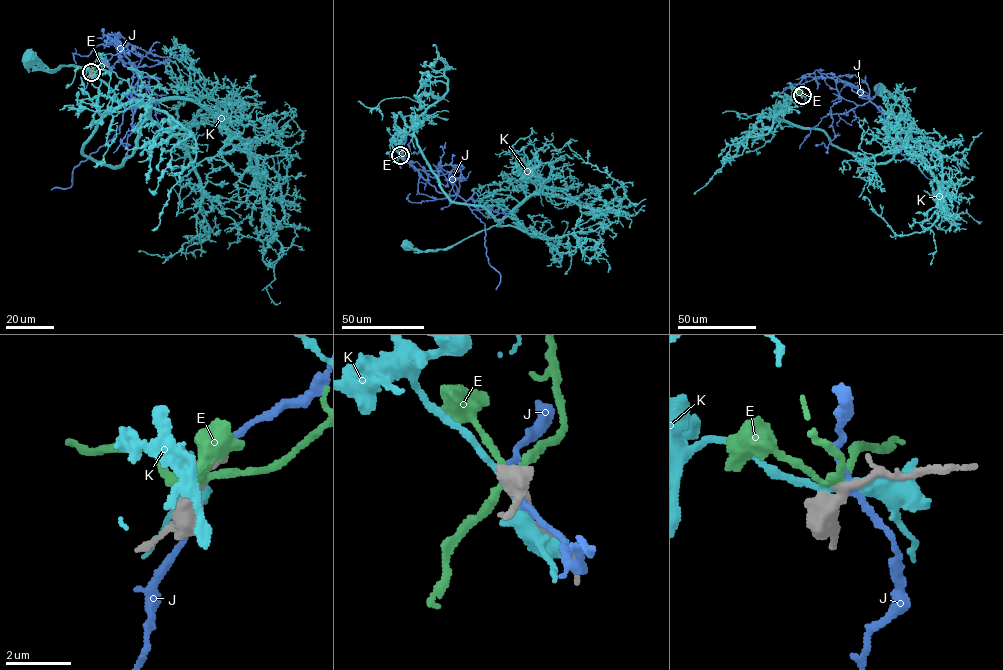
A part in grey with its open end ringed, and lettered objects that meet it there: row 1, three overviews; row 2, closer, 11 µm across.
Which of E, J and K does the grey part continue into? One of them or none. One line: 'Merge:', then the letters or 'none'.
Merge: none

